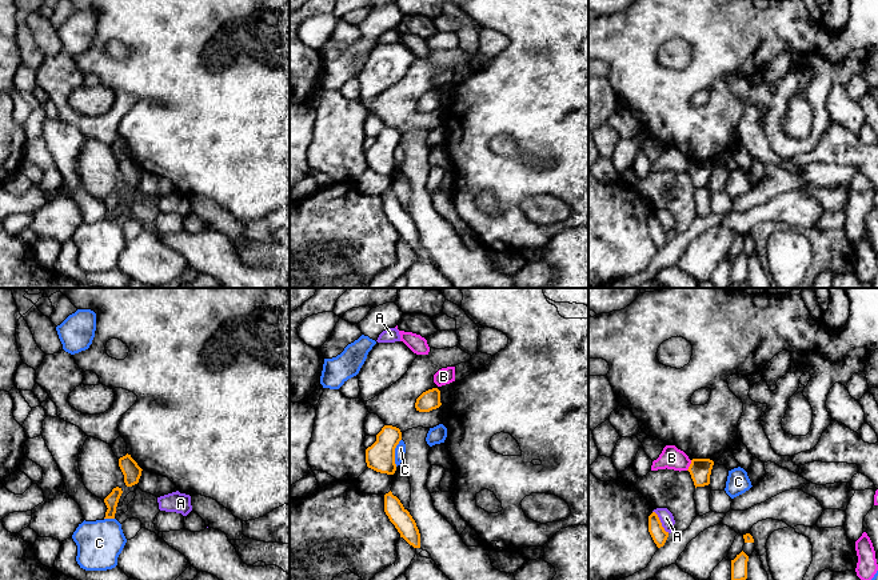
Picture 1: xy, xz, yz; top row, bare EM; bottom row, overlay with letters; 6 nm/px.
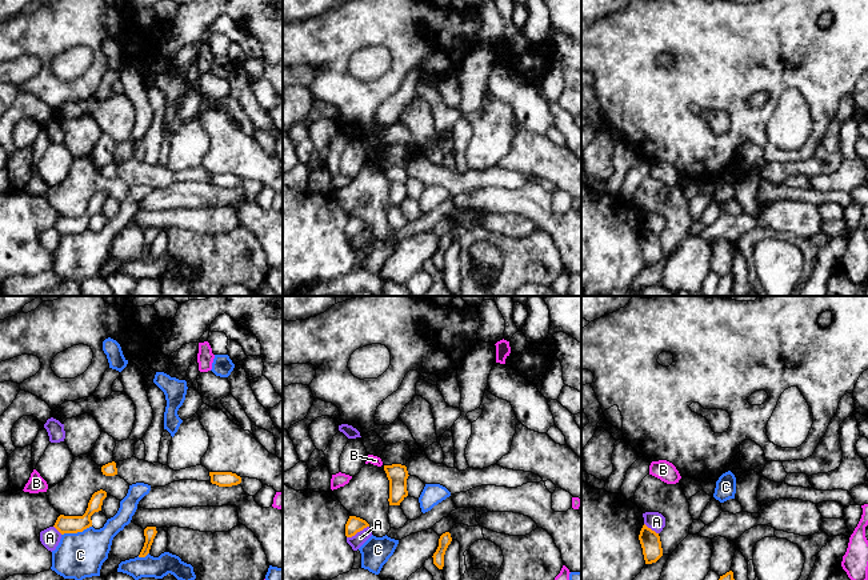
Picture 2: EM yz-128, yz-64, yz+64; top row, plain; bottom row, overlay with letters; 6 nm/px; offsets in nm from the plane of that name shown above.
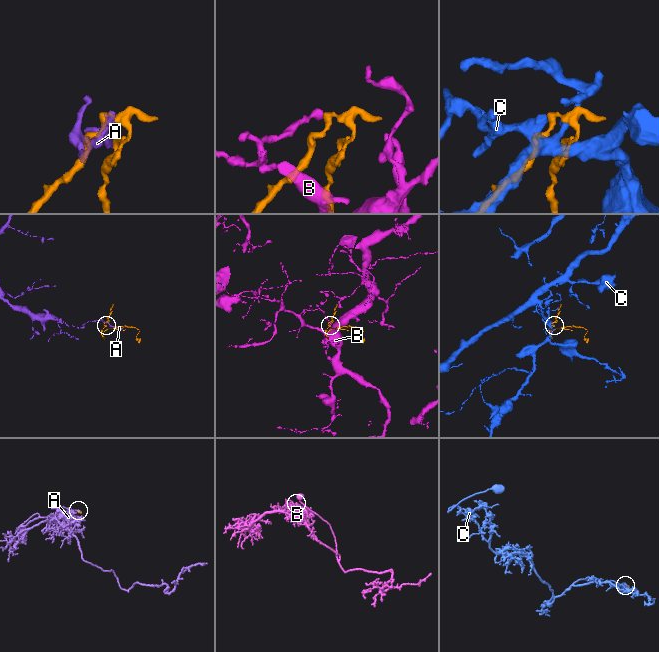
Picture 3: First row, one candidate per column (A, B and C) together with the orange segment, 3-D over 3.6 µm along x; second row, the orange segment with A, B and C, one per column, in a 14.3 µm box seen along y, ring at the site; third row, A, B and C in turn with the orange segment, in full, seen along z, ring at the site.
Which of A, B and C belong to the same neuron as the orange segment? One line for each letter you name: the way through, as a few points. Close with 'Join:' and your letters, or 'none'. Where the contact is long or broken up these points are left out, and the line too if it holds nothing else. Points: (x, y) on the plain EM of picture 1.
Join: none

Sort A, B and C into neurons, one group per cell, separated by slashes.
A / B / C

